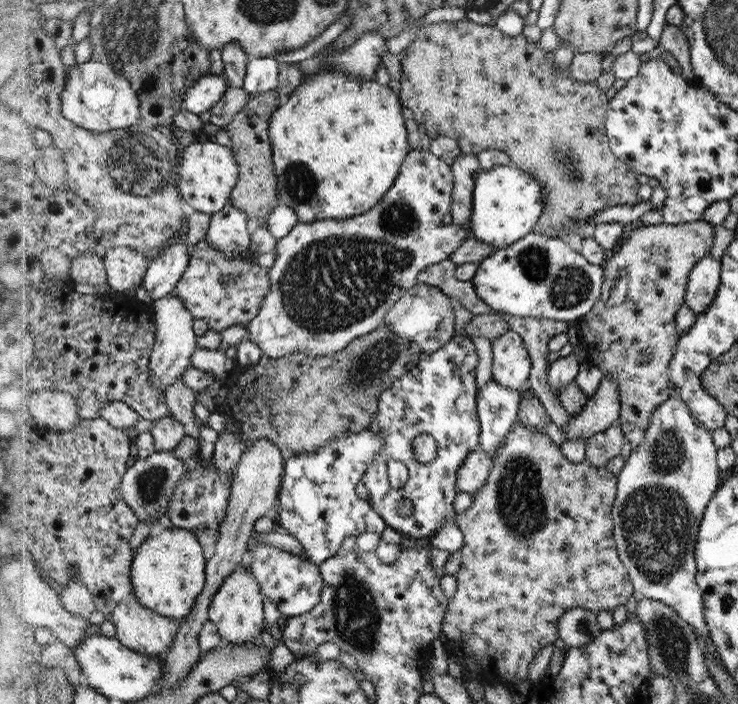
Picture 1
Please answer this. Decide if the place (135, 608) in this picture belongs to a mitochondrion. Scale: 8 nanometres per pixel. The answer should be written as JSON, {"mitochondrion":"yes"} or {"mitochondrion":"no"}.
{"mitochondrion":"no"}

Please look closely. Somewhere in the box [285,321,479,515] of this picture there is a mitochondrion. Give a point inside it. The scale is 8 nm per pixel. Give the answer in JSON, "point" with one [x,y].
{"point":[377,361]}

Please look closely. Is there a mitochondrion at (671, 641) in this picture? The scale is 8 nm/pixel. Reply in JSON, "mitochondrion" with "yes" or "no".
{"mitochondrion":"yes"}

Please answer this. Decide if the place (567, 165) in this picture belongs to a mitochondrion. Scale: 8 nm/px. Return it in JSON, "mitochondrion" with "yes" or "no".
{"mitochondrion":"yes"}

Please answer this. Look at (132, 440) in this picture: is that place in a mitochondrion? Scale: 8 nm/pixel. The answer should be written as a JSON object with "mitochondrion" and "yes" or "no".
{"mitochondrion":"no"}

